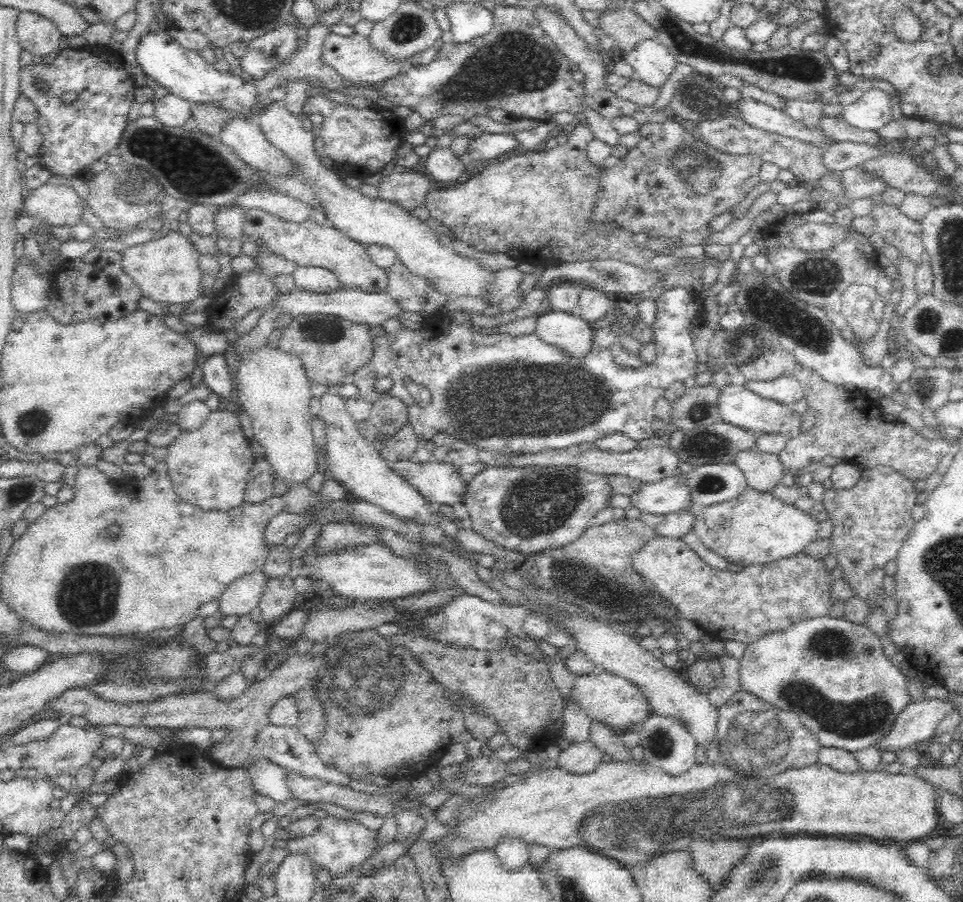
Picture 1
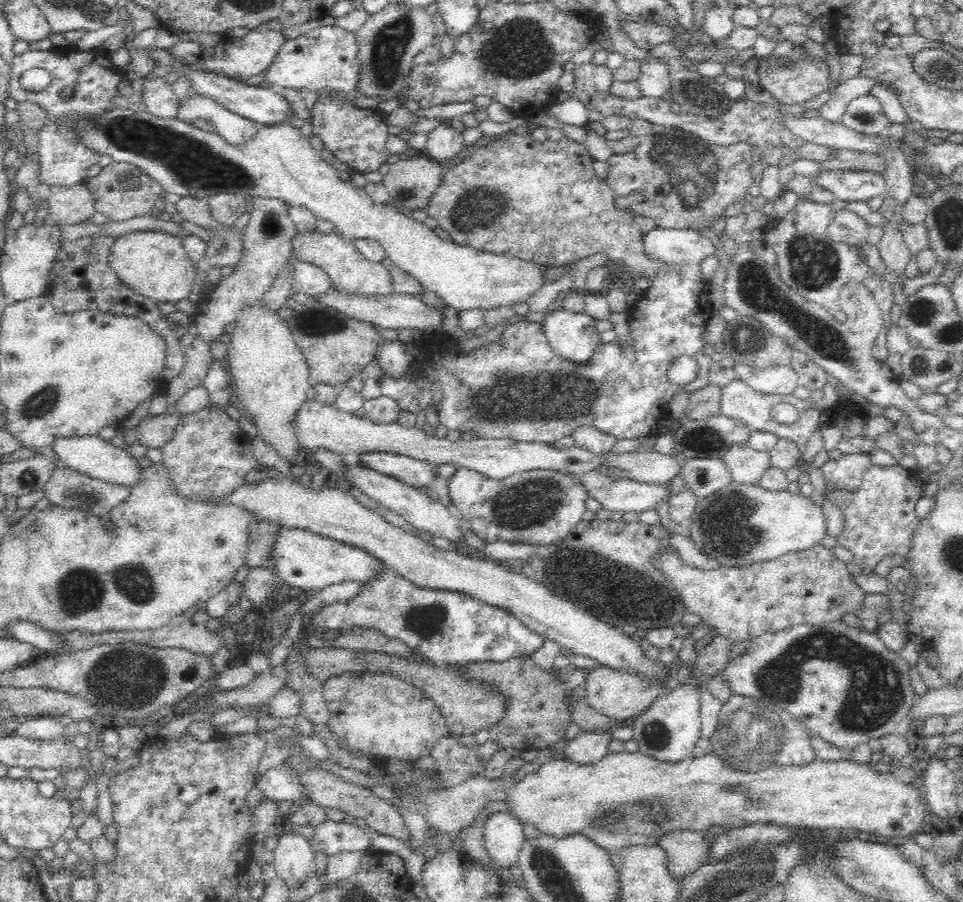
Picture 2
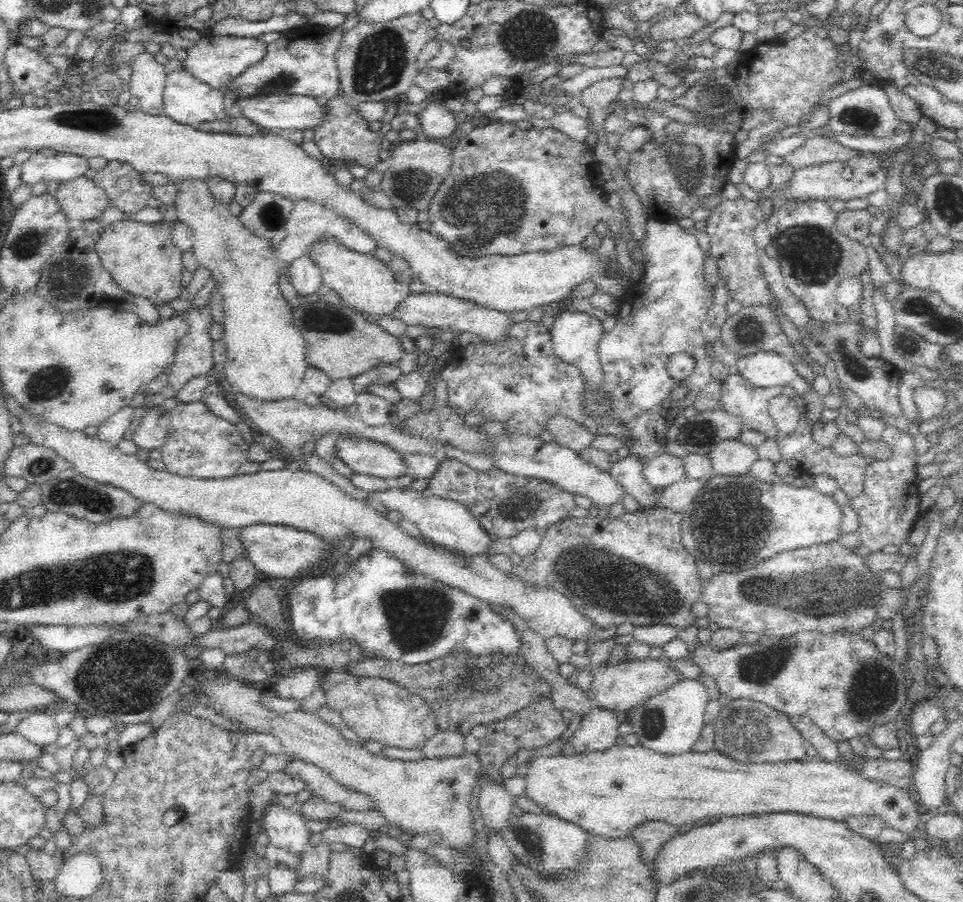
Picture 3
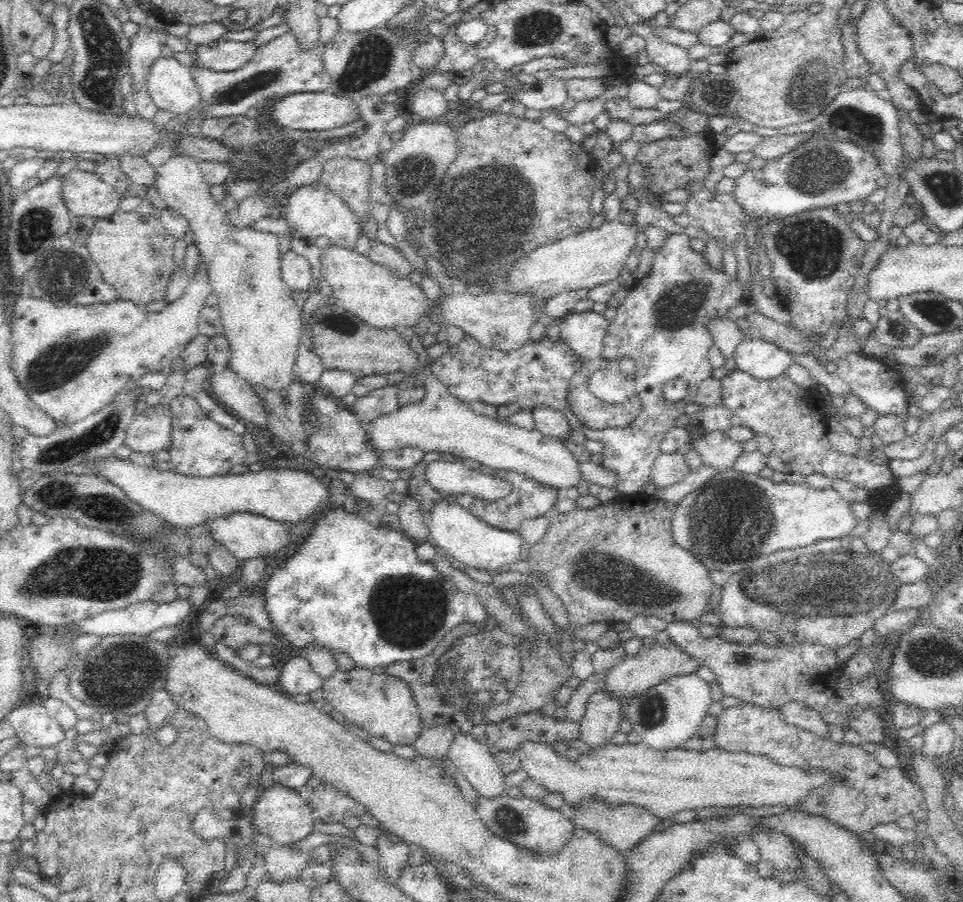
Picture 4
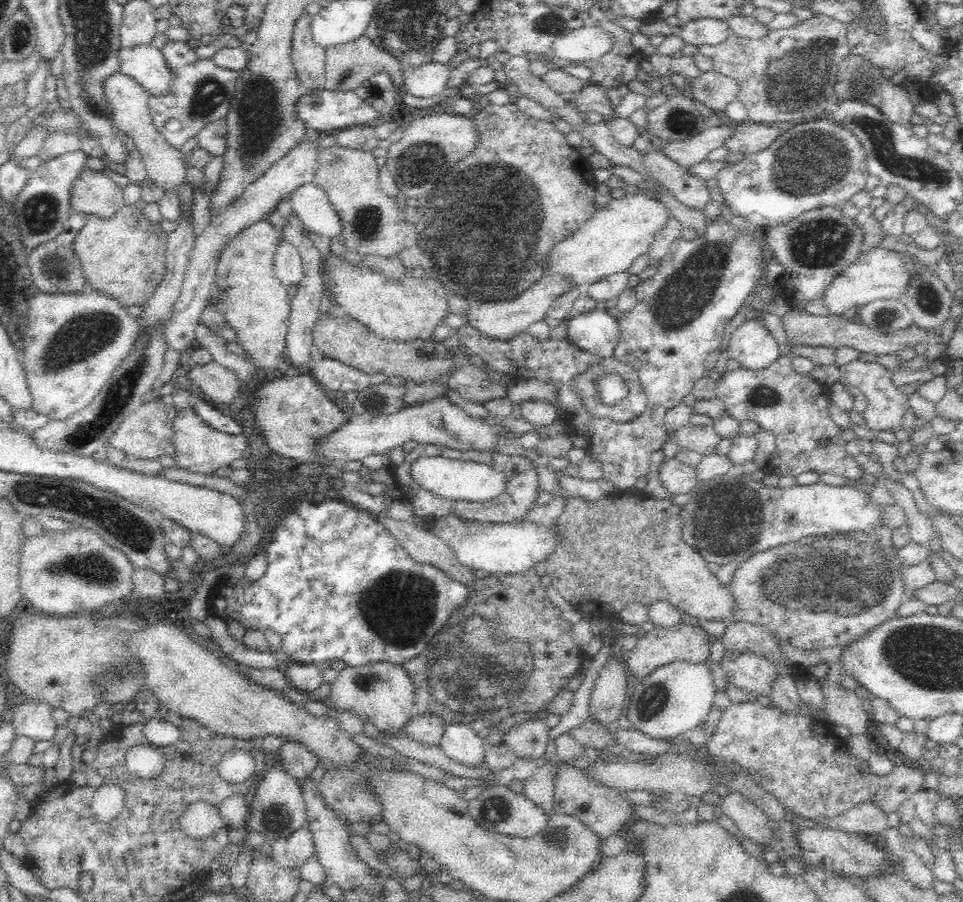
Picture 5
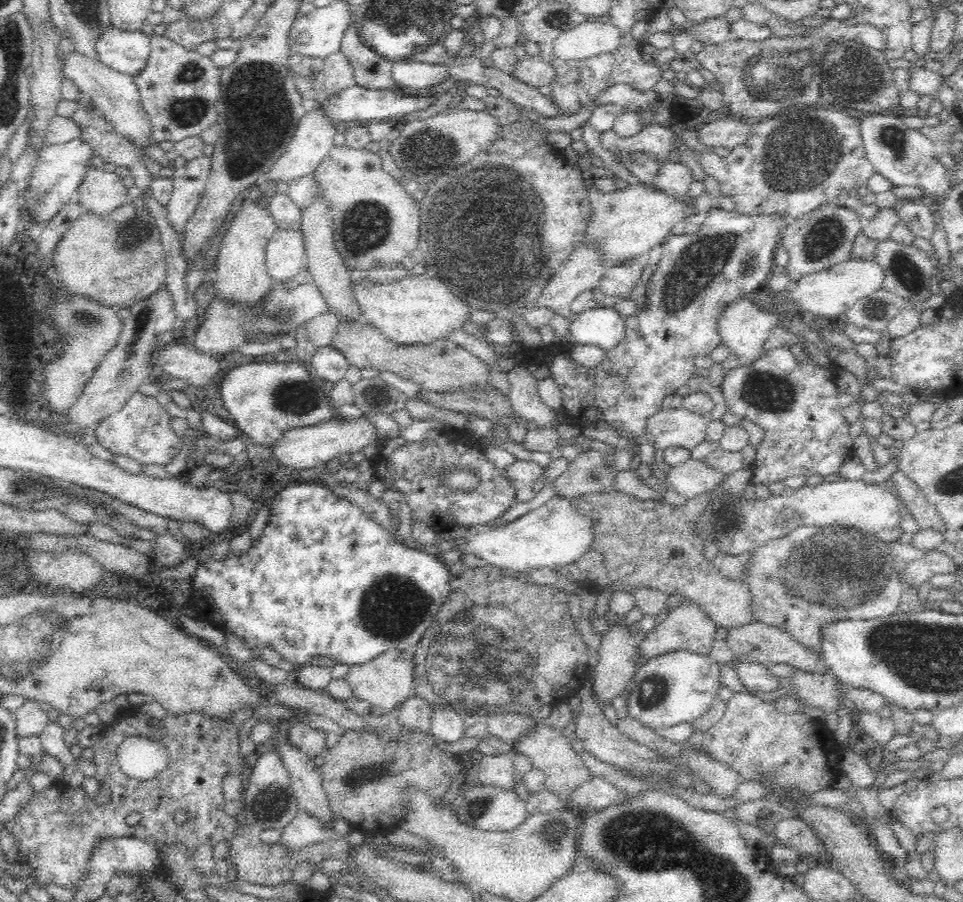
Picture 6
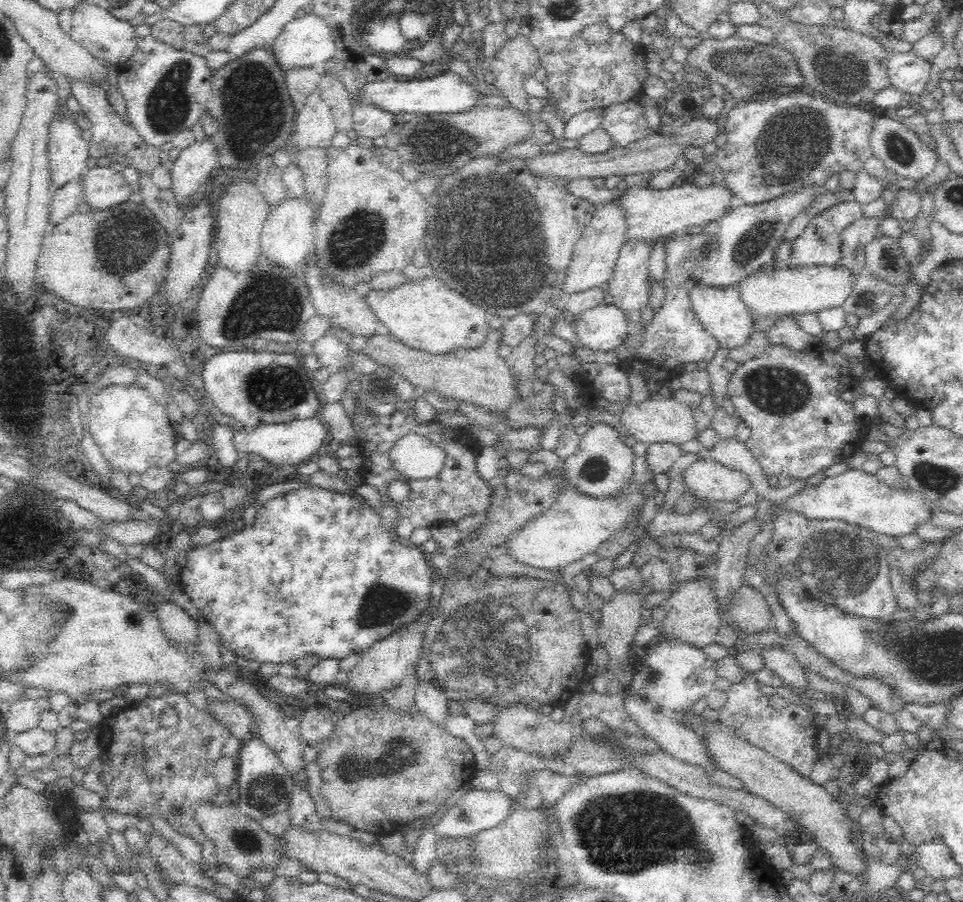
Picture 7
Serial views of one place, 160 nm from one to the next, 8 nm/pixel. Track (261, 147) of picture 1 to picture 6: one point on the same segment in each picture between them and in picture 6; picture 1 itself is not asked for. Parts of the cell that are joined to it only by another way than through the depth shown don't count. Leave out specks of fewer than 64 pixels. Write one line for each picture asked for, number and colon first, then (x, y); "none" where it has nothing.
2: (235, 129)
3: (186, 99)
4: (169, 83)
5: (145, 64)
6: (125, 51)

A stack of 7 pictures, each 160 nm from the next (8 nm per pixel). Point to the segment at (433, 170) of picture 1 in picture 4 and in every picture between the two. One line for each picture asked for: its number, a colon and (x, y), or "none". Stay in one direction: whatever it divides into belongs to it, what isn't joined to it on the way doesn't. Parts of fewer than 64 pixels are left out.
2: (444, 143)
3: (436, 120)
4: (429, 104)

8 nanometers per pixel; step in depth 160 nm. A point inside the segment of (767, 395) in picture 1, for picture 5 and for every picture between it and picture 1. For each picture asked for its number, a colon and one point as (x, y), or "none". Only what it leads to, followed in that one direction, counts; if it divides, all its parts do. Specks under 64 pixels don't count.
2: (773, 379)
3: (763, 369)
4: (759, 358)
5: (754, 347)

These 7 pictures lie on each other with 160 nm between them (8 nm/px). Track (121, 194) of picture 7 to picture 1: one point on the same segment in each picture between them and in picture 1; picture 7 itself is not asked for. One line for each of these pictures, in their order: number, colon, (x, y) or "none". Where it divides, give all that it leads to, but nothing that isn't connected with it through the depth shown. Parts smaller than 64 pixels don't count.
1: (58, 205)
2: (72, 205)
3: (81, 198)
4: (84, 193)
5: (94, 193)
6: (100, 192)

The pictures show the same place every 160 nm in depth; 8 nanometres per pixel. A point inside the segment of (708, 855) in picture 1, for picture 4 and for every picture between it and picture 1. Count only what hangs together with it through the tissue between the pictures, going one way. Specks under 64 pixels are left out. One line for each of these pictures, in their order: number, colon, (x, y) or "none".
2: (684, 850)
3: (650, 834)
4: (621, 826)

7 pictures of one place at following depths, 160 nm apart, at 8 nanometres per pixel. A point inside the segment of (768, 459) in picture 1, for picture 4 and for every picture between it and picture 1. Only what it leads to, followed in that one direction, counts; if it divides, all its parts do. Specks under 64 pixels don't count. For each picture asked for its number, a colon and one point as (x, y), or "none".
2: (745, 464)
3: (732, 457)
4: (716, 449)

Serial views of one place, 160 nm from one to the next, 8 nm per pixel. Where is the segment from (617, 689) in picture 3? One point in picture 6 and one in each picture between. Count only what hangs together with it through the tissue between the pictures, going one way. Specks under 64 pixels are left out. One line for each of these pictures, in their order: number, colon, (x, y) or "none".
4: (634, 674)
5: (681, 641)
6: (686, 627)

